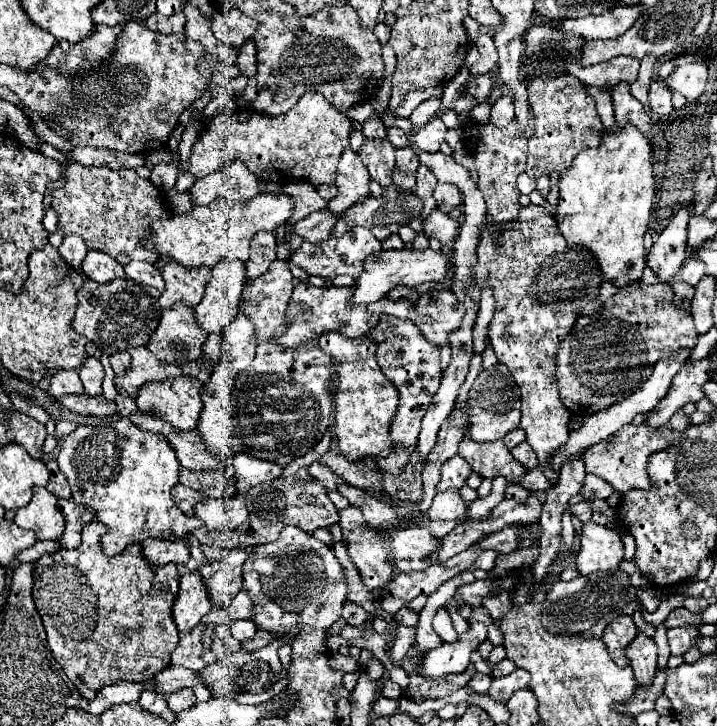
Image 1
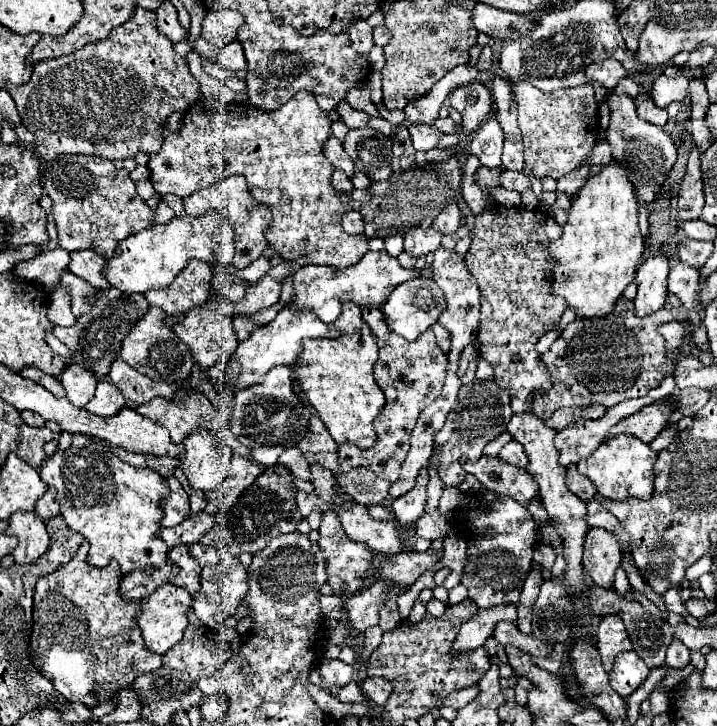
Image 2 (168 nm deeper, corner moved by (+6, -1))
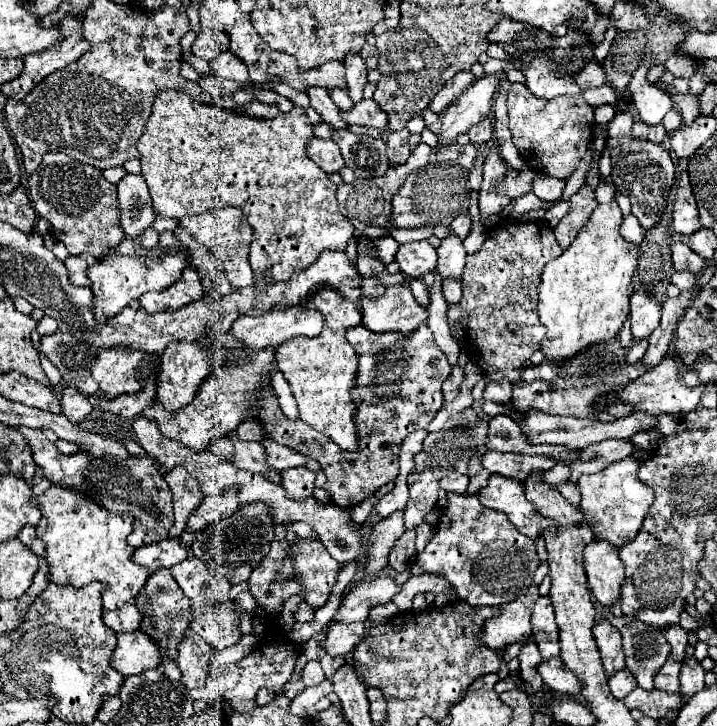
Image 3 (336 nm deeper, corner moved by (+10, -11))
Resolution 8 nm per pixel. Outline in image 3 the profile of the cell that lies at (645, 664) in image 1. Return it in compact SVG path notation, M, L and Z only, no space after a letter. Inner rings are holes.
M625 668L625 670L619 670L617 674L609 676L609 688L611 688L611 694L619 700L623 700L633 688L637 686L637 680L635 676Z

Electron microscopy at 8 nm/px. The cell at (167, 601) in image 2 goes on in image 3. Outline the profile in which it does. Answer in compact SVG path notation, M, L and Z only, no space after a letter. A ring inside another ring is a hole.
M127 632L117 636L117 646L109 660L111 668L121 672L123 678L143 674L149 668L161 664L161 652L153 648L153 642L143 632Z

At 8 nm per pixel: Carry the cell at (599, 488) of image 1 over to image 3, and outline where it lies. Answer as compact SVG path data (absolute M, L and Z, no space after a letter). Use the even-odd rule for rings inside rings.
M557 464L549 472L545 472L545 478L547 478L547 484L563 484L569 478L569 466L567 464Z

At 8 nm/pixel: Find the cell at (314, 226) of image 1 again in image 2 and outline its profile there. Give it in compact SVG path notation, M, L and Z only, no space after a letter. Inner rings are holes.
M355 210L343 212L341 214L341 226L345 232L349 234L363 234L363 222L361 222L361 214Z

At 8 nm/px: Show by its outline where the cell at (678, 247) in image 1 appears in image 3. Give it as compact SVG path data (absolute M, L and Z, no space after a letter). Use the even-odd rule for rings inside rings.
M637 290L631 296L631 312L629 312L633 338L637 342L649 338L651 332L659 326L659 320L661 320L661 306L657 298L649 296L645 290Z

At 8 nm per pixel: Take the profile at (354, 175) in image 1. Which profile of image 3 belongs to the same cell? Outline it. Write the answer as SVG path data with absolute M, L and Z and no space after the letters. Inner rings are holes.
M311 138L309 144L305 146L307 156L319 166L323 168L327 174L331 172L339 172L339 168L345 164L341 158L341 152L337 148L337 144L333 144L333 140L321 140L321 138Z

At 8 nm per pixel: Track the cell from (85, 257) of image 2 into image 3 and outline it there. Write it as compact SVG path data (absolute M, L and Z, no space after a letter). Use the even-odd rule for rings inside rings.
M77 254L77 256L69 256L65 260L67 266L67 276L75 286L89 286L89 278L87 278L87 268L93 266L97 262L97 258L93 258L91 254Z

